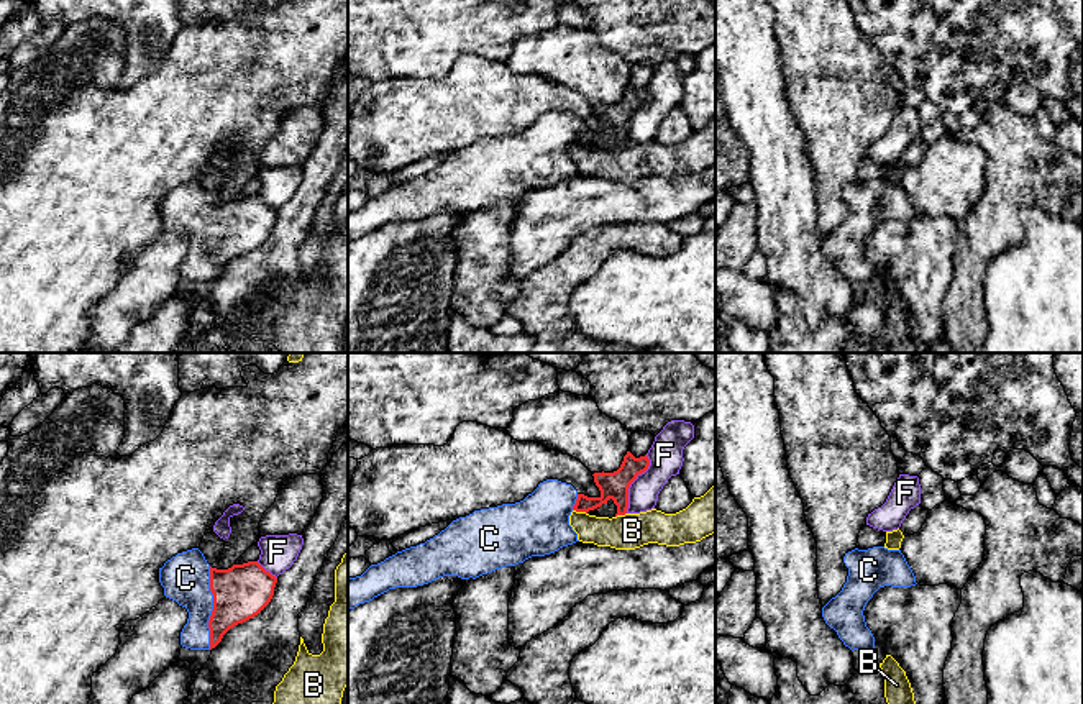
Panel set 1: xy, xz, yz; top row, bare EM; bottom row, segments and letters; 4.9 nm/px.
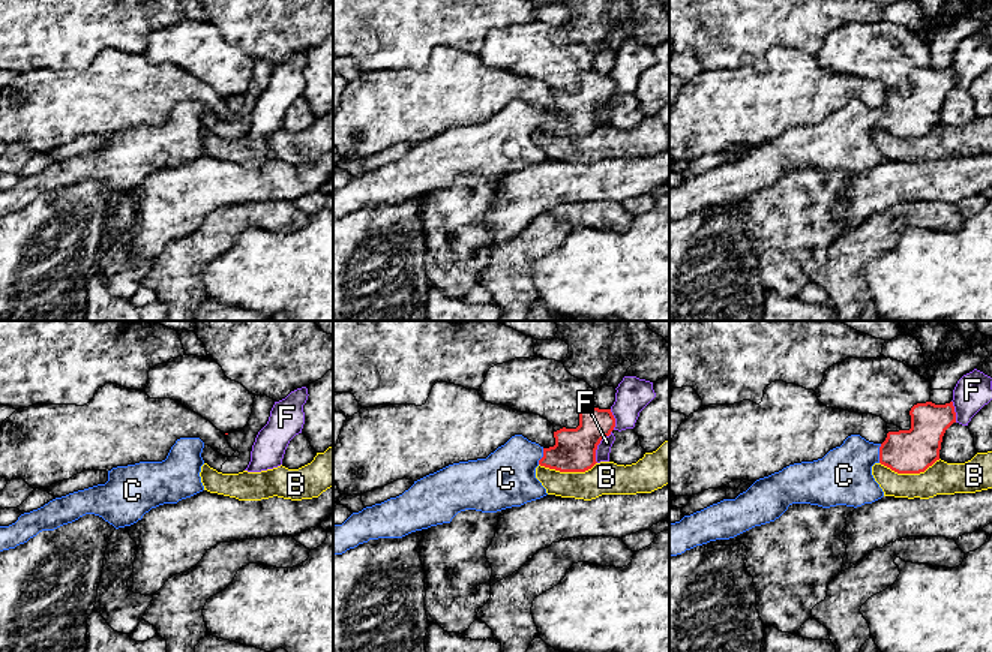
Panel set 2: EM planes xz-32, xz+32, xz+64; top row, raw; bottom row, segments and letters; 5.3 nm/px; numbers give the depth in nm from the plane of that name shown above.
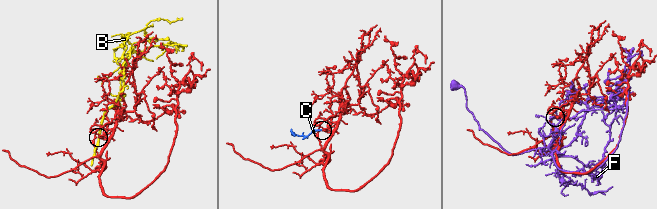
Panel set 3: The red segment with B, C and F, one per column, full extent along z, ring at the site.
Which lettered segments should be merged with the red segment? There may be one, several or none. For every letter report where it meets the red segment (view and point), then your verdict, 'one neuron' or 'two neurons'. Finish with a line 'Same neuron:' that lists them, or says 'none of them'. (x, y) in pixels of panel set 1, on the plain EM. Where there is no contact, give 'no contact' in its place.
B: meets red in xz at (580, 143); two neurons
C: meets red in xy at (214, 240); one neuron
F: meets red in xz at (632, 114); two neurons
Same neuron: C

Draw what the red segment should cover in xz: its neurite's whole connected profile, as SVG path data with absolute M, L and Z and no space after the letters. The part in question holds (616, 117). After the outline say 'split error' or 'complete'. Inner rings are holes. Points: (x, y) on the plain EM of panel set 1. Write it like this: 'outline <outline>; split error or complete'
outline M627 84L617 103L592 107L601 123L599 130L587 130L579 126L571 117L546 112L520 135L481 141L459 149L425 176L397 184L384 194L371 197L361 208L348 210L348 241L369 235L389 222L417 220L443 208L476 212L496 202L523 195L532 189L545 189L573 177L579 172L569 158L571 144L587 146L612 131L617 138L615 149L625 148L628 141L628 120L648 98L650 92L647 87L635 90Z; split error

